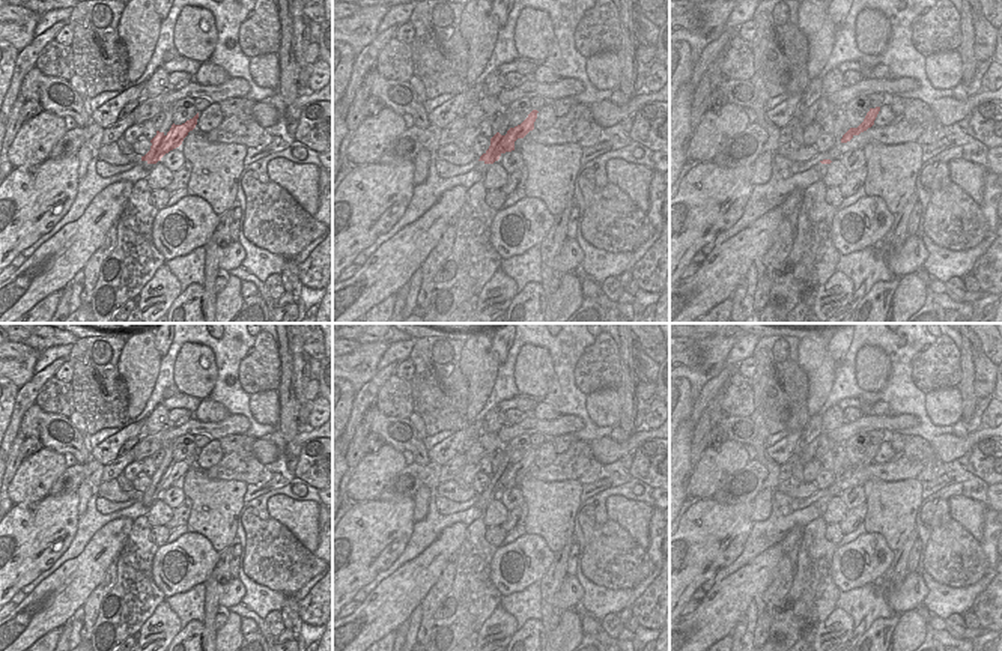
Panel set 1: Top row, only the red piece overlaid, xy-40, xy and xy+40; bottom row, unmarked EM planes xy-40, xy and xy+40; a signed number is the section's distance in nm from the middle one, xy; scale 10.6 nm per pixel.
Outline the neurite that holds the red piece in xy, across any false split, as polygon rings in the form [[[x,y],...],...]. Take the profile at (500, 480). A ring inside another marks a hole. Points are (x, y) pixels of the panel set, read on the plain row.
[[[533,447],[521,462],[510,465],[506,472],[496,469],[490,475],[489,486],[480,493],[478,498],[483,498],[484,501],[493,501],[503,490],[515,487],[515,478],[518,475],[524,475],[530,468],[534,466],[537,450],[537,447]]]

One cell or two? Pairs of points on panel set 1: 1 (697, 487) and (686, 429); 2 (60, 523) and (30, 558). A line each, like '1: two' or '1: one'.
1: two
2: one

